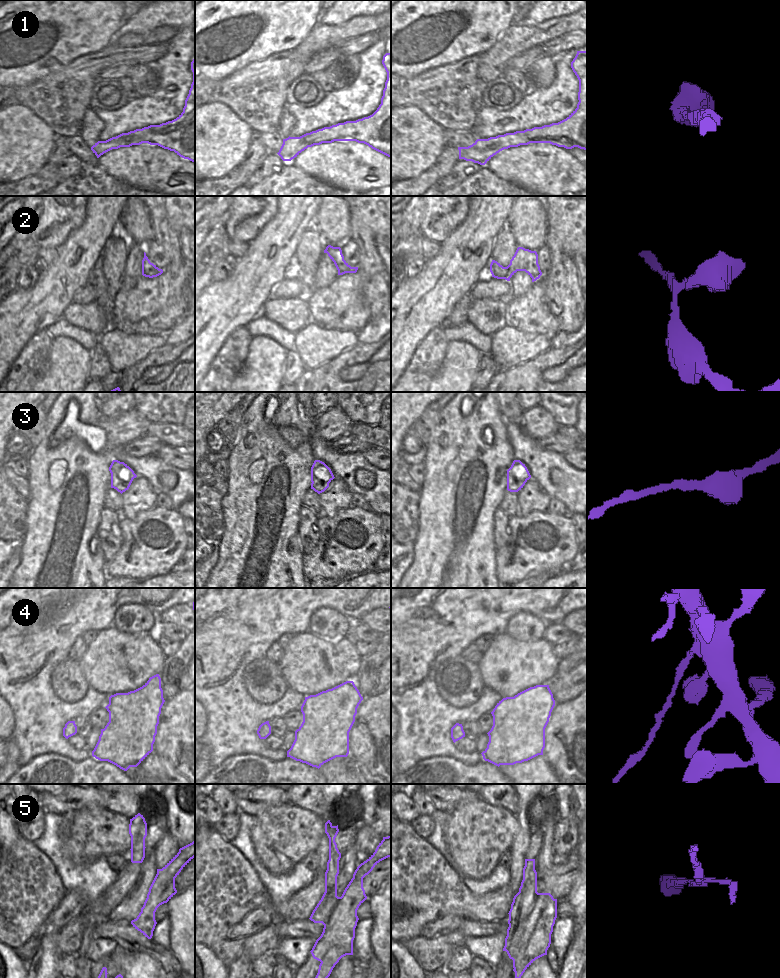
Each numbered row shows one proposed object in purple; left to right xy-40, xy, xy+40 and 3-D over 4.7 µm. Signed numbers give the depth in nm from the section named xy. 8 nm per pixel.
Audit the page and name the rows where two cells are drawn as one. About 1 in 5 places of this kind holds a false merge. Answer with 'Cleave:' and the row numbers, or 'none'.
Cleave: 4, 5.

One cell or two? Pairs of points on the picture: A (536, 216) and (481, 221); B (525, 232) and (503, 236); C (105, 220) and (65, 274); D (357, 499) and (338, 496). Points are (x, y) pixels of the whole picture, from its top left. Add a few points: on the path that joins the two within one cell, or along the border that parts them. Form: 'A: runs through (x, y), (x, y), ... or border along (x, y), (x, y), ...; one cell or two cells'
A: border along (512, 206), (505, 226); two cells
B: border along (506, 226), (518, 246); two cells
C: runs through (93, 234), (87, 242), (87, 250), (79, 262); one cell
D: border along (352, 494), (350, 505); two cells

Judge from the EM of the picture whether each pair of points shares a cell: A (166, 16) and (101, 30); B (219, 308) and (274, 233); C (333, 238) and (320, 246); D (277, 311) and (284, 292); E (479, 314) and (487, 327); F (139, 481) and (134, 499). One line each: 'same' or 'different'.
A: different
B: same
C: different
D: different
E: same
F: same

